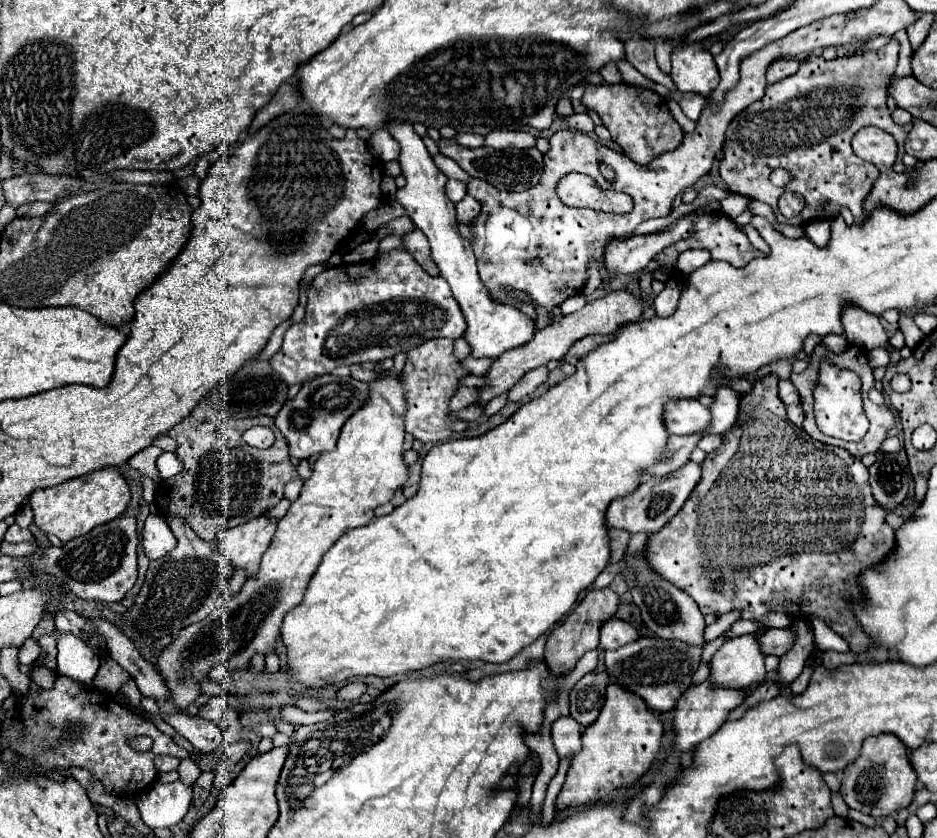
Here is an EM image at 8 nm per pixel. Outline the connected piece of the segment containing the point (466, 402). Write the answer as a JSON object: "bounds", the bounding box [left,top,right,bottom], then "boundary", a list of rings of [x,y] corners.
{"bounds":[449,386,477,411],"boundary":[[[462,386],[461,389],[451,398],[449,406],[451,411],[458,411],[462,408],[472,405],[477,398],[475,387]]]}

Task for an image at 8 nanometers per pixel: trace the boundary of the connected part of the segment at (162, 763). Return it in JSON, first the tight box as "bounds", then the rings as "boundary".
{"bounds":[154,755,180,773],"boundary":[[[164,755],[156,756],[154,759],[154,763],[159,772],[166,773],[172,770],[176,770],[180,764],[180,760],[172,756]]]}

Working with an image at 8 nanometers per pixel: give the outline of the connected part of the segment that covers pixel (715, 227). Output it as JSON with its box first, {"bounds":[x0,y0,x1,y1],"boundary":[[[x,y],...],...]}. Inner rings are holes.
{"bounds":[656,212,762,266],"boundary":[[[708,212],[704,216],[696,216],[696,228],[694,228],[694,234],[688,238],[688,240],[680,240],[668,248],[664,248],[664,252],[660,252],[660,256],[656,256],[656,260],[660,262],[660,266],[666,266],[666,264],[676,264],[676,258],[680,252],[684,250],[690,250],[690,248],[706,248],[710,250],[712,258],[714,260],[728,260],[732,266],[744,266],[748,264],[754,256],[762,256],[746,238],[746,234],[742,232],[742,228],[738,224],[734,224],[728,216],[724,216],[722,212]]]}

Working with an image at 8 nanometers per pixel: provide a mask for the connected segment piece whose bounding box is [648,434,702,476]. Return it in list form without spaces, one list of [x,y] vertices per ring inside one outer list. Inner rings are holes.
[[[690,434],[690,436],[672,436],[668,440],[668,454],[666,458],[656,464],[654,468],[648,468],[650,476],[668,476],[672,472],[676,472],[678,468],[682,468],[684,464],[690,462],[690,454],[696,448],[698,440],[702,436],[700,434]]]

